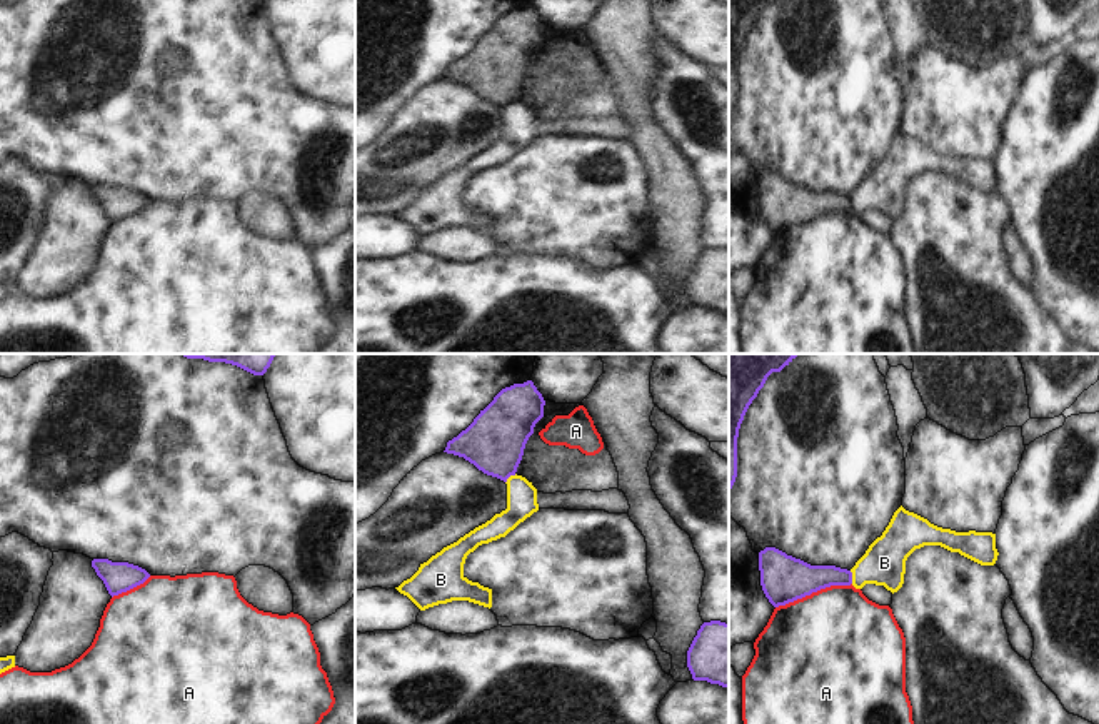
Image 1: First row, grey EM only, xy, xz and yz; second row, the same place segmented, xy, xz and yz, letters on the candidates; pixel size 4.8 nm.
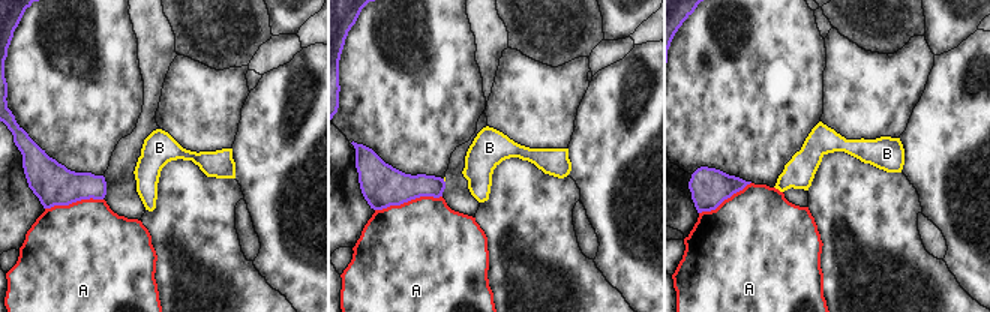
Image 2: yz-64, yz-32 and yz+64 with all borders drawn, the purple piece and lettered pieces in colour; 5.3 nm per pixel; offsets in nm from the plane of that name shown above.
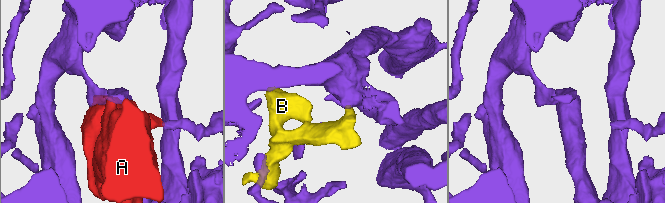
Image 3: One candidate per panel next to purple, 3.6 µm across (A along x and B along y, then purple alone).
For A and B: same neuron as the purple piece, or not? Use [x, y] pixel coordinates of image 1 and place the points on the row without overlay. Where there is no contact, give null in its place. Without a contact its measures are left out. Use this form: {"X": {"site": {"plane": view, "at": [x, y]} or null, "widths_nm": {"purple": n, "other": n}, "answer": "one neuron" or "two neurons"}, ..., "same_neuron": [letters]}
{"A": {"site": {"plane": "yz", "at": [812, 217]}, "widths_nm": {"purple": 220, "other": 480}, "answer": "two neurons"}, "B": {"site": {"plane": "yz", "at": [851, 204]}, "widths_nm": {"purple": 170, "other": 200}, "answer": "two neurons"}, "same_neuron": []}

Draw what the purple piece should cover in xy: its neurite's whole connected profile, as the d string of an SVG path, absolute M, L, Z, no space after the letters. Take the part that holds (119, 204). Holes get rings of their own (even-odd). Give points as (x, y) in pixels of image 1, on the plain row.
M93 185L92 194L95 195L97 202L103 207L112 224L143 210L150 204L150 200L145 195L128 189Z

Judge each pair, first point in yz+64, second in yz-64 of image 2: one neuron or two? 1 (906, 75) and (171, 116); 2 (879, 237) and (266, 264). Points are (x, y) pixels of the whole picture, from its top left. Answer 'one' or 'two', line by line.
1: one
2: two

